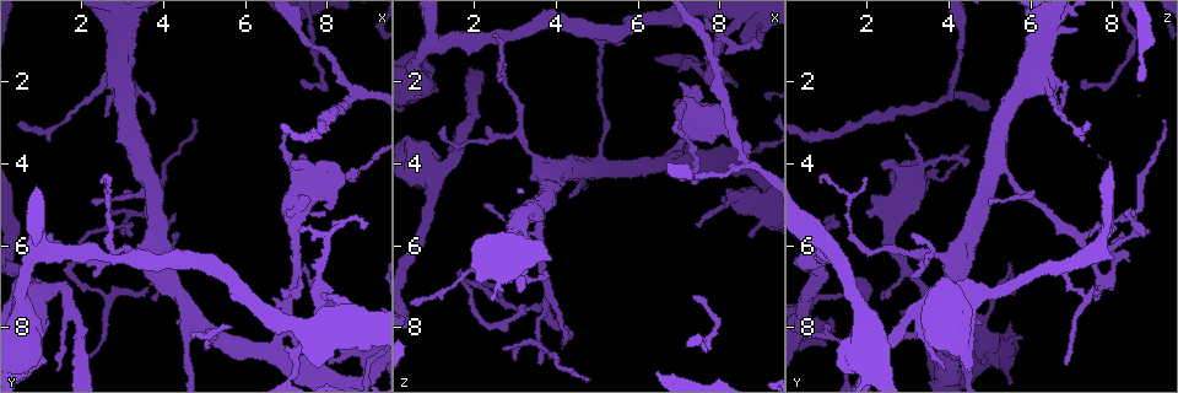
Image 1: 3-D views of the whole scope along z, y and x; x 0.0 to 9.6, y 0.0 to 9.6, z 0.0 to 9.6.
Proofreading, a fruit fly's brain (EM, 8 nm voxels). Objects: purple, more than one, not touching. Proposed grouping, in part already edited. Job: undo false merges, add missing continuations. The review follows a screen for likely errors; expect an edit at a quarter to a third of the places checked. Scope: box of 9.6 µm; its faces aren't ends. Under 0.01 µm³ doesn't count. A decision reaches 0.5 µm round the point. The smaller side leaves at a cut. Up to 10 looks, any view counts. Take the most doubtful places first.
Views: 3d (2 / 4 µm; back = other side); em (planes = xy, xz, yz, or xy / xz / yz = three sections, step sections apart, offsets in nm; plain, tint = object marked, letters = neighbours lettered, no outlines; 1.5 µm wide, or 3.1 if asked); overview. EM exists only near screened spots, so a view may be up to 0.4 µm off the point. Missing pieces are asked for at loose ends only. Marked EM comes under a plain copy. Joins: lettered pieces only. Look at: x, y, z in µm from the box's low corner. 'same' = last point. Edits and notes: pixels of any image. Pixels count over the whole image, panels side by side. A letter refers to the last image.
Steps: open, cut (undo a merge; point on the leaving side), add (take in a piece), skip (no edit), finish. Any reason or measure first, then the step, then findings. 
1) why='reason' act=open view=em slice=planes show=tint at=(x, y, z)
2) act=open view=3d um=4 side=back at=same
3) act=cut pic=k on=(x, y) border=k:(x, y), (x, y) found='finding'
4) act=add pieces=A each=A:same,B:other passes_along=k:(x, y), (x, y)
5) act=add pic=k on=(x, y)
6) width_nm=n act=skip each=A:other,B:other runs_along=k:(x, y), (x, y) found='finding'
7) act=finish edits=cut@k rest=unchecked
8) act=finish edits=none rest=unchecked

act=open view=em slice=planes show=letters at=(7.20, 8.35, 3.60)

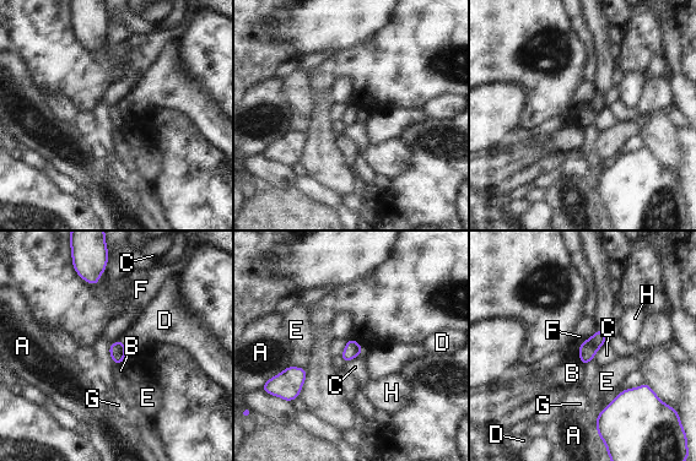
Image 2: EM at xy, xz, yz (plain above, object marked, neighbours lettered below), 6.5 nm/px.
act=skip each=A:other,B:other,C:other,D:other,E:other,F:other,G:other,H:other border=2:(597, 330), (578, 346) found='no lettered piece goes on from it'

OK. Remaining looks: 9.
why='abrupt turn' act=open view=3d um=2 at=(8.60, 2.25, 4.05)

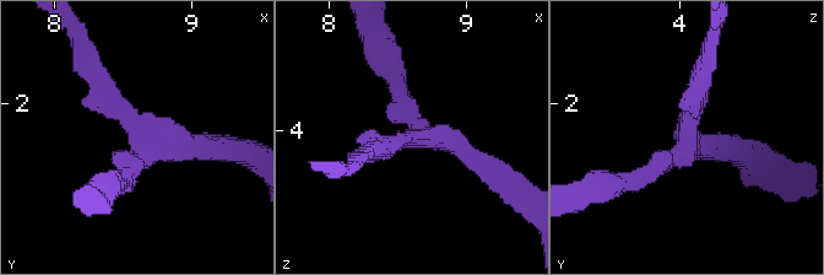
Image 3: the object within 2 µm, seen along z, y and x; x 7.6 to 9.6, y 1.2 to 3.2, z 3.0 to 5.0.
act=open view=em slice=planes show=letters at=(8.62, 2.22, 4.06)

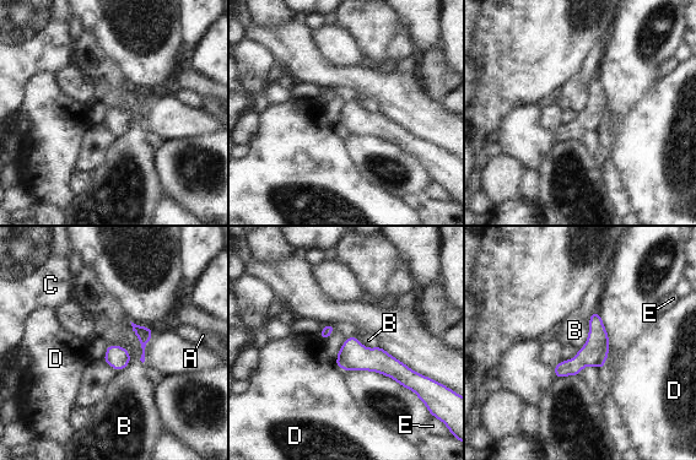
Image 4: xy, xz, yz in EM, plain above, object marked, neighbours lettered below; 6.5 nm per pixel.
width_nm=100 longest_contact=B:200nm act=skip each=A:other,B:other,C:other,D:other,E:other found='all the same cell'

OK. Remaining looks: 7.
why='three-way junction' act=open view=em slice=planes show=tint at=(7.30, 6.60, 2.90)

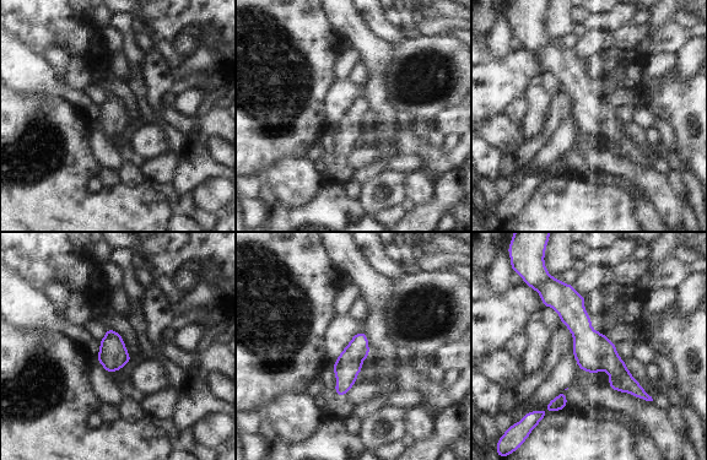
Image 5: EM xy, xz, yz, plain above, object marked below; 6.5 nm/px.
act=open view=em slice=planes show=letters at=same

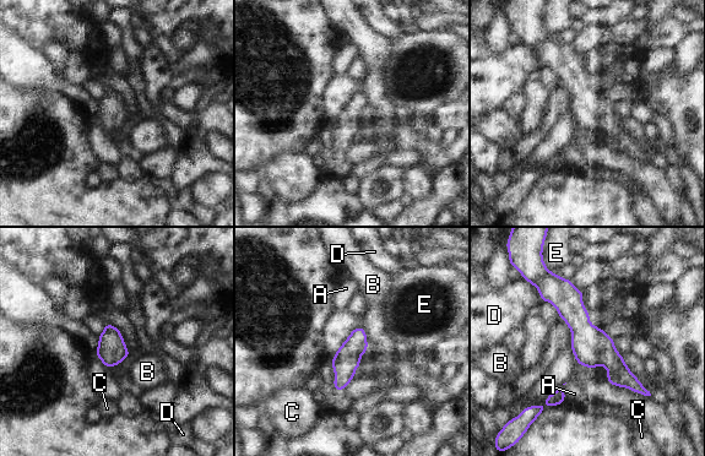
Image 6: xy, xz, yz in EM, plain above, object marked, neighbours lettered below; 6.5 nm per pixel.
act=skip each=A:other,B:other,C:other,D:other,E:other border=6:(361, 325), (365, 334), (367, 352) found='continuous, no second cell'

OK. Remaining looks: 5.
why='tapers out' act=open view=3d um=4 at=(7.35, 4.05, 4.50)

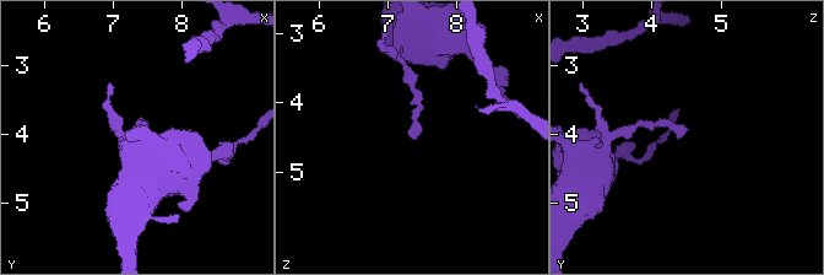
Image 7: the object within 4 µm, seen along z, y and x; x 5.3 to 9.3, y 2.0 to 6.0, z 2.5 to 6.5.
why='need the tissue' act=open view=em slice=planes show=letters at=(7.35, 4.05, 4.50)

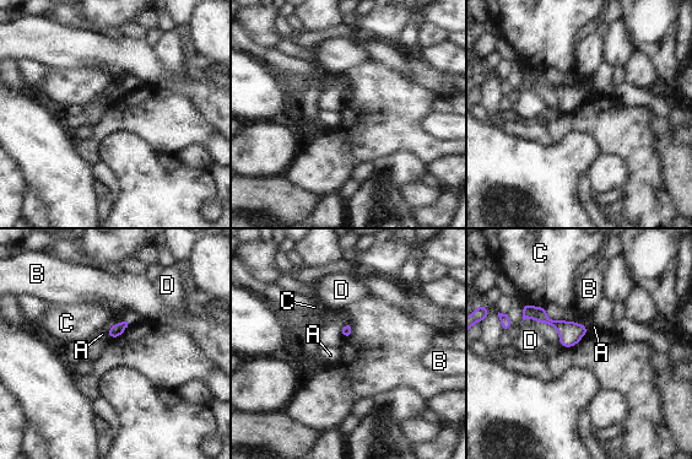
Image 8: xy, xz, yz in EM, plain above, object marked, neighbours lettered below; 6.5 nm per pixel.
act=skip each=A:other,B:other,C:other,D:other border=8:(106, 330), (109, 338) found='none of them fits'

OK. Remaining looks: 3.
act=finish edits=none rest=unchecked

